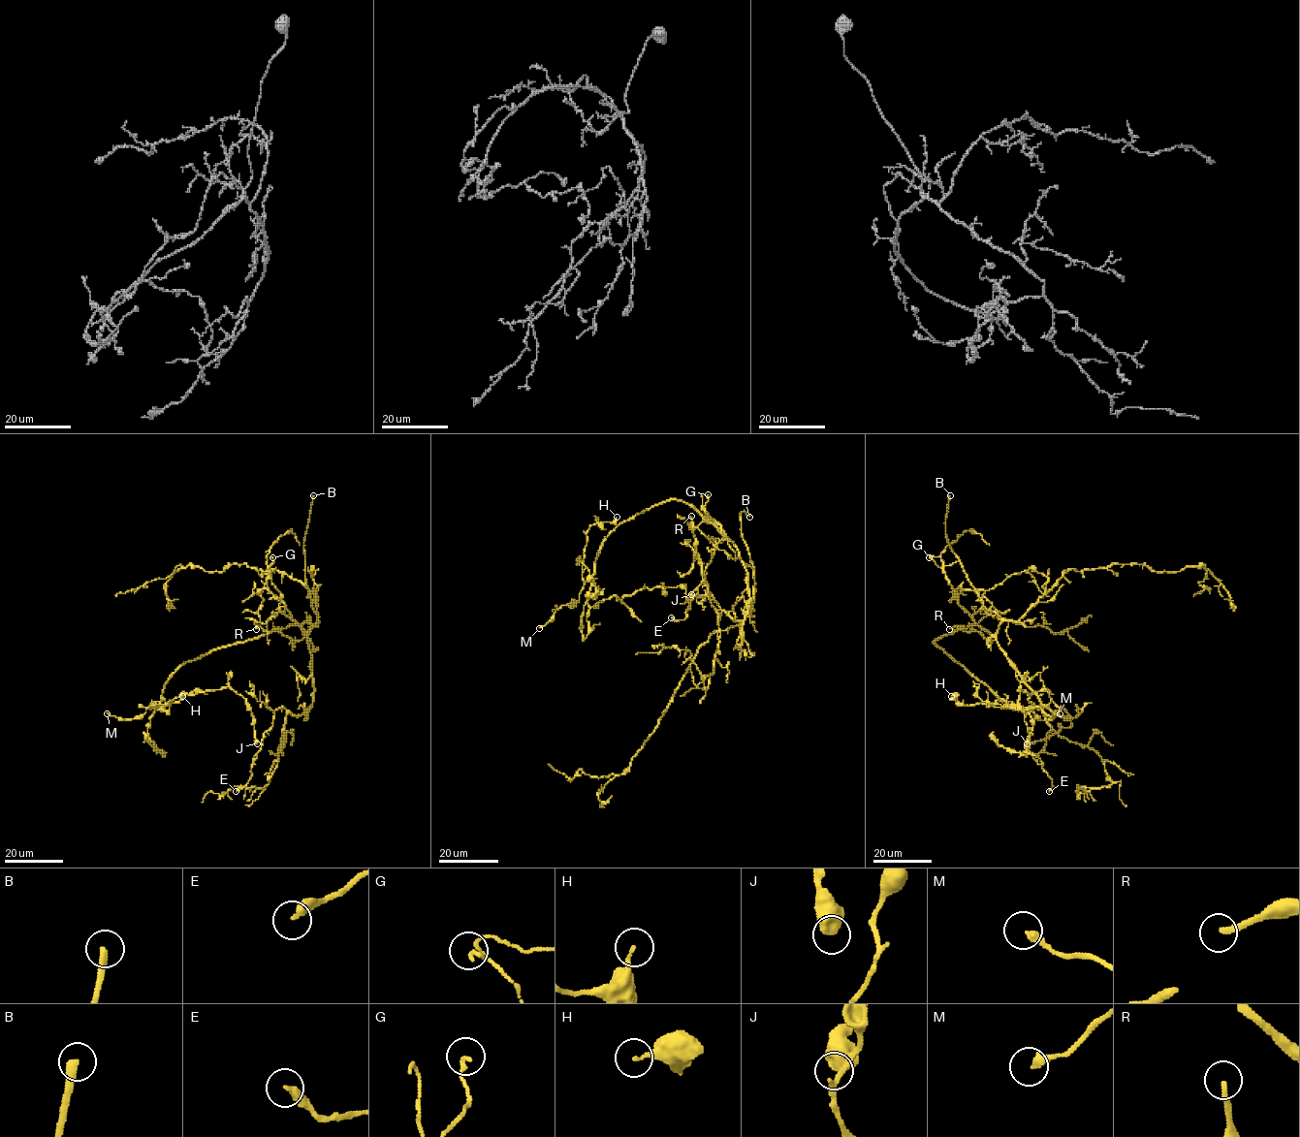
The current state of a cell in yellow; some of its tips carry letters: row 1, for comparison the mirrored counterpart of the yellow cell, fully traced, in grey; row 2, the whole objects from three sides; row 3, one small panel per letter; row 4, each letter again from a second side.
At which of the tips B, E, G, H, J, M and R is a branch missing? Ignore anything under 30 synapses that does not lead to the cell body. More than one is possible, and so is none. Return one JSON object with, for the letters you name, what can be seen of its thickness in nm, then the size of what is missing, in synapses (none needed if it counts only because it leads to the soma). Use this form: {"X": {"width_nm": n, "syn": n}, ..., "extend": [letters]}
{"B": {"width_nm": 320}, "extend": ["B"]}

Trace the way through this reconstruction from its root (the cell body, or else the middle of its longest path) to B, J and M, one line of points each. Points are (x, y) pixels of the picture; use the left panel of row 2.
B: (300, 627), (306, 635), (317, 619), (306, 584), (303, 549), (313, 495)
J: (300, 627), (289, 624), (185, 662), (169, 678), (155, 708), (230, 686), (251, 708), (257, 743)
M: (300, 627), (289, 624), (185, 662), (169, 678), (162, 700), (142, 714), (121, 720), (107, 713)

